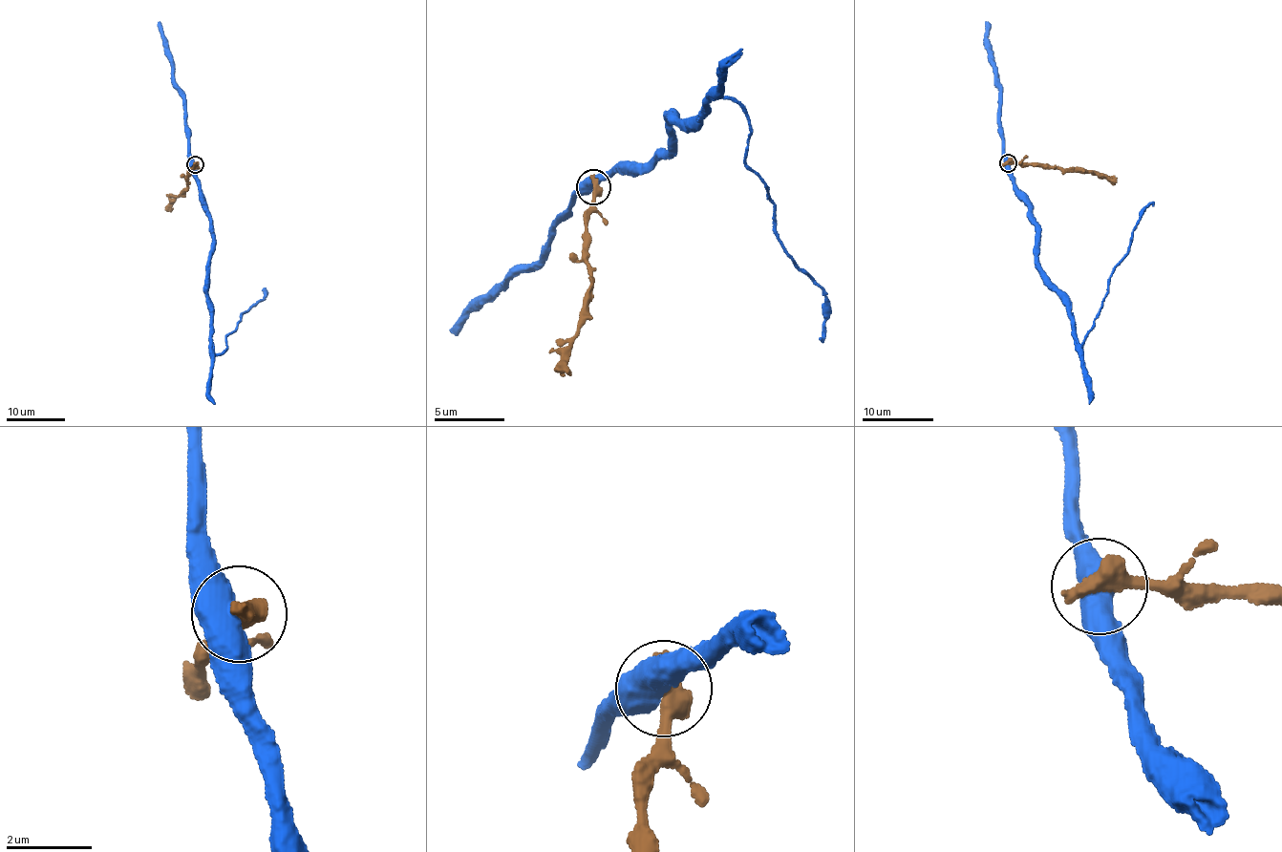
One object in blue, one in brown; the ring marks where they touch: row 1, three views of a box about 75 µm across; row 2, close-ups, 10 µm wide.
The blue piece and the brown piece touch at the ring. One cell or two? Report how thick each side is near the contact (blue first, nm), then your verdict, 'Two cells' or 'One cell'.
Thickness 550 nm (blue) against 550 nm. Two cells

